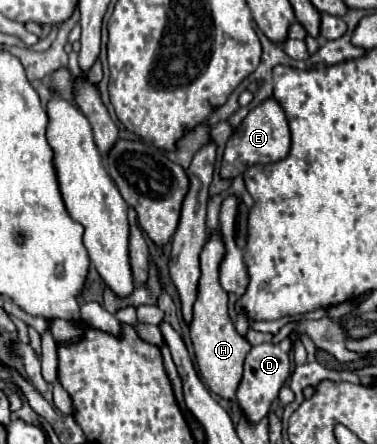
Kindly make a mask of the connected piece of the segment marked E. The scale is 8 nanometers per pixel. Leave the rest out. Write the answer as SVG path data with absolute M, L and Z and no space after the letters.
M266 99L264 103L260 103L258 107L254 107L248 113L248 117L242 121L242 125L228 139L220 177L234 179L234 177L242 175L250 165L276 163L276 161L284 159L284 155L288 155L288 151L290 151L290 129L288 129L286 115L276 99Z

